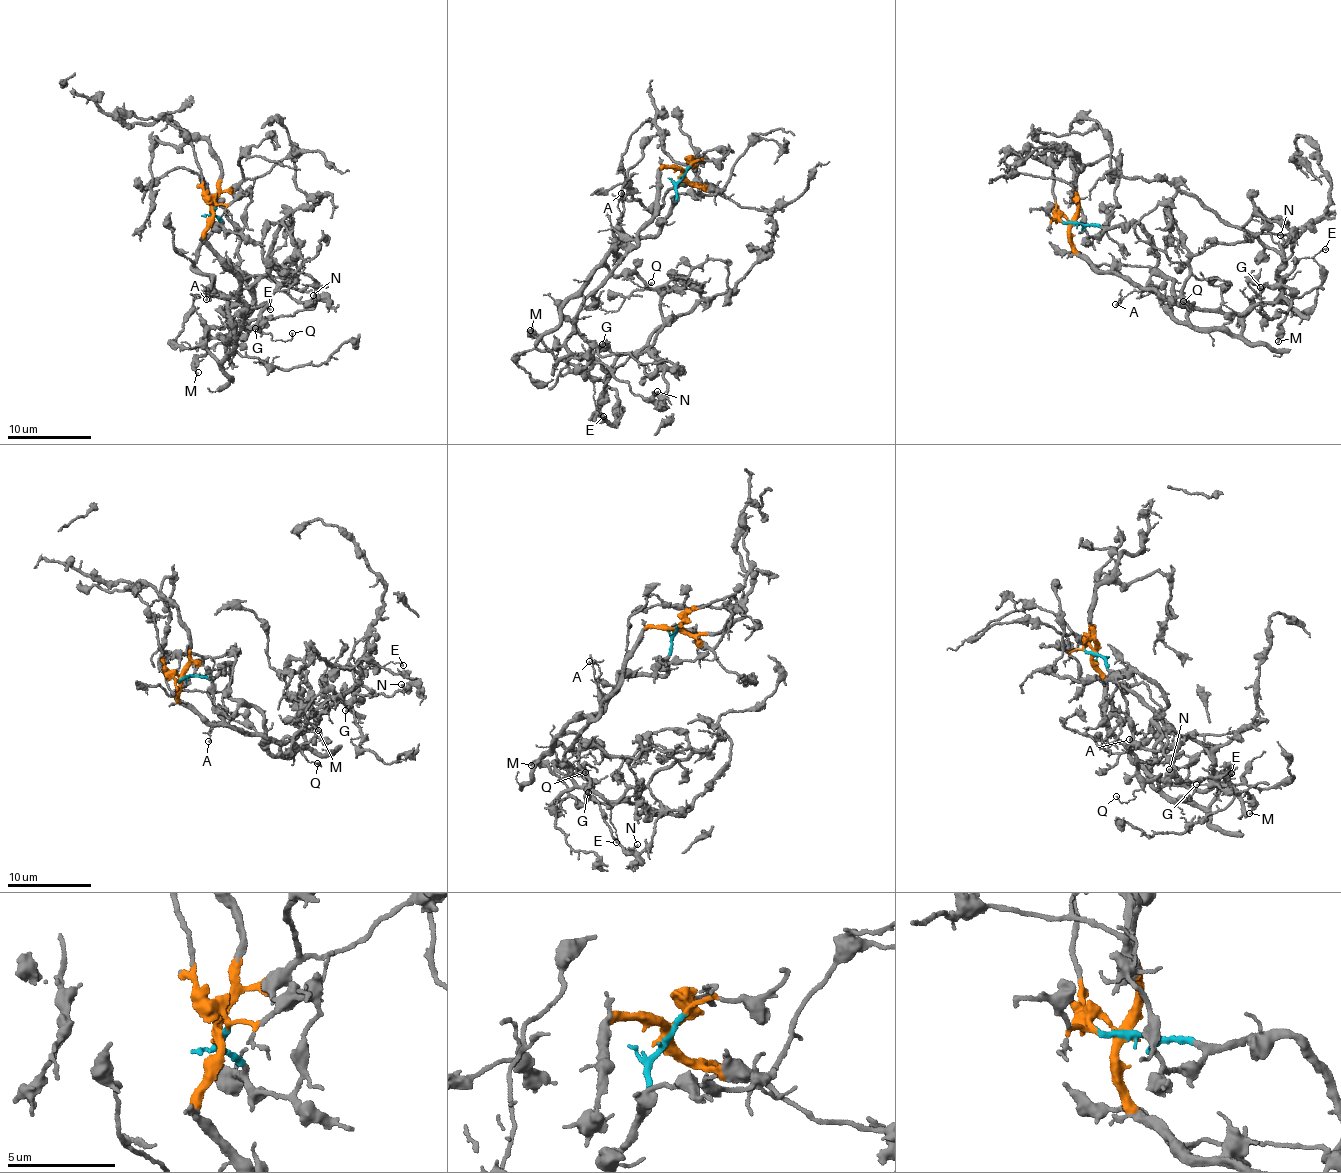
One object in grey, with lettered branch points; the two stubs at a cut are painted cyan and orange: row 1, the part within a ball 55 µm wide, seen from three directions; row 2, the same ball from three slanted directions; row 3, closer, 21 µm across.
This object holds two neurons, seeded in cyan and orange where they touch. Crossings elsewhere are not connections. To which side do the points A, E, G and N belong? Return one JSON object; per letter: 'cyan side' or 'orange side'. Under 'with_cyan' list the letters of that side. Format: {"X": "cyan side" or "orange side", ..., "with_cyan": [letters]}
{"A": "cyan side", "E": "cyan side", "G": "cyan side", "N": "cyan side", "with_cyan": ["A", "E", "G", "N"]}

